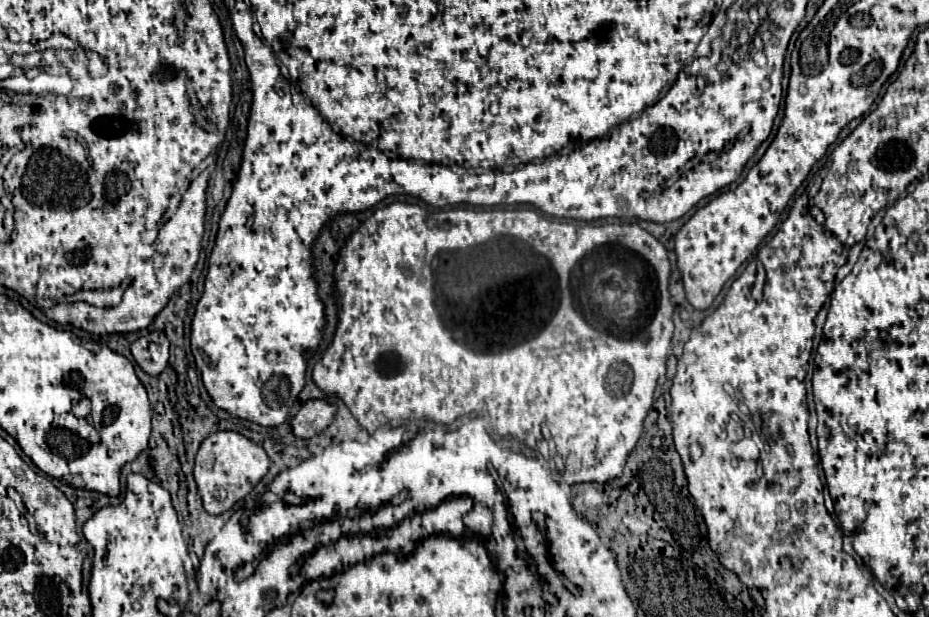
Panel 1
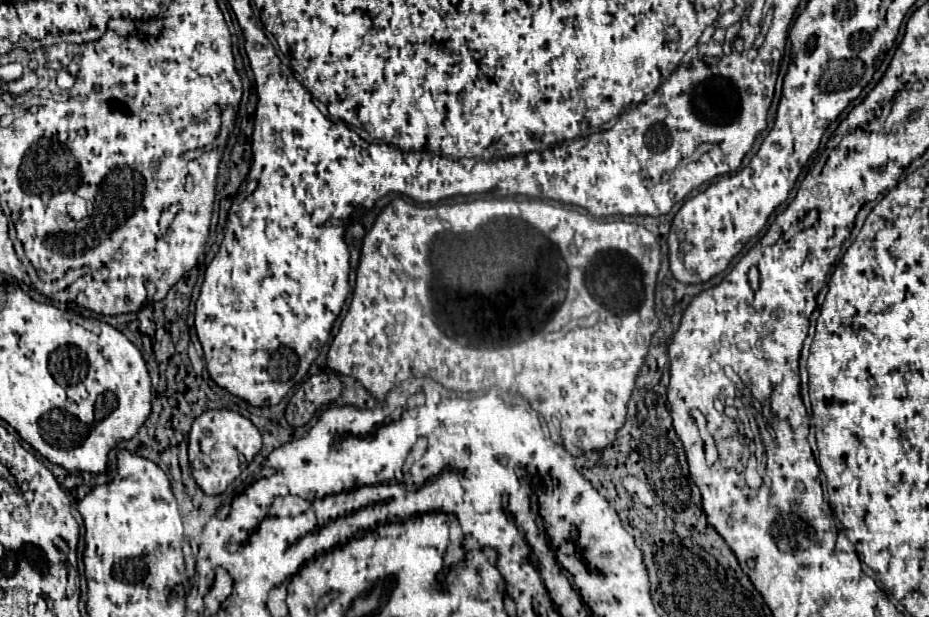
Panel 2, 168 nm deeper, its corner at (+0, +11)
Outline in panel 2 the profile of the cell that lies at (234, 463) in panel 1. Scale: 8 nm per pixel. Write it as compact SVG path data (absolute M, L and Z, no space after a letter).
M207 410L189 432L189 464L199 488L209 494L223 494L227 486L243 472L261 450L261 434L253 422L233 410Z

